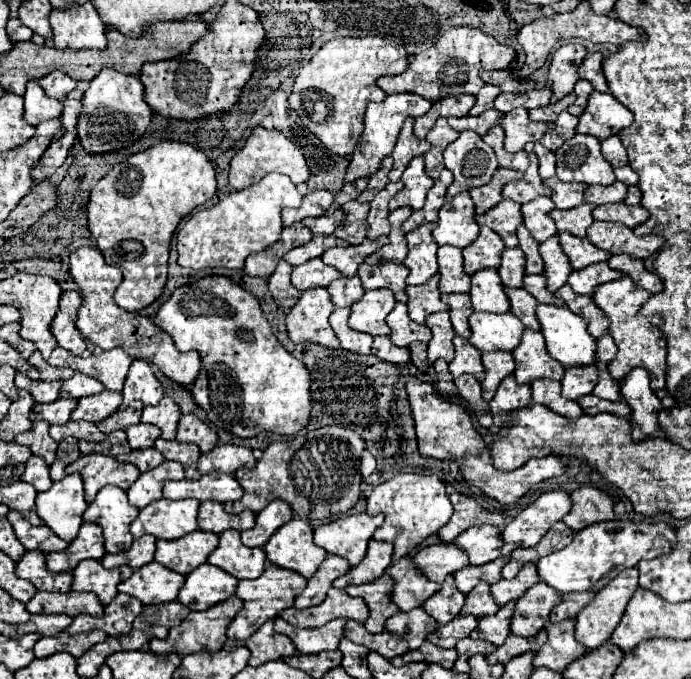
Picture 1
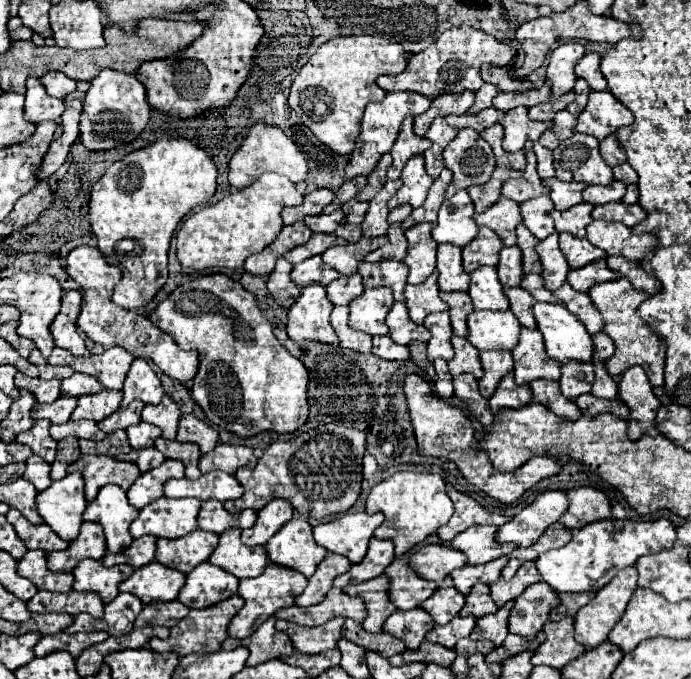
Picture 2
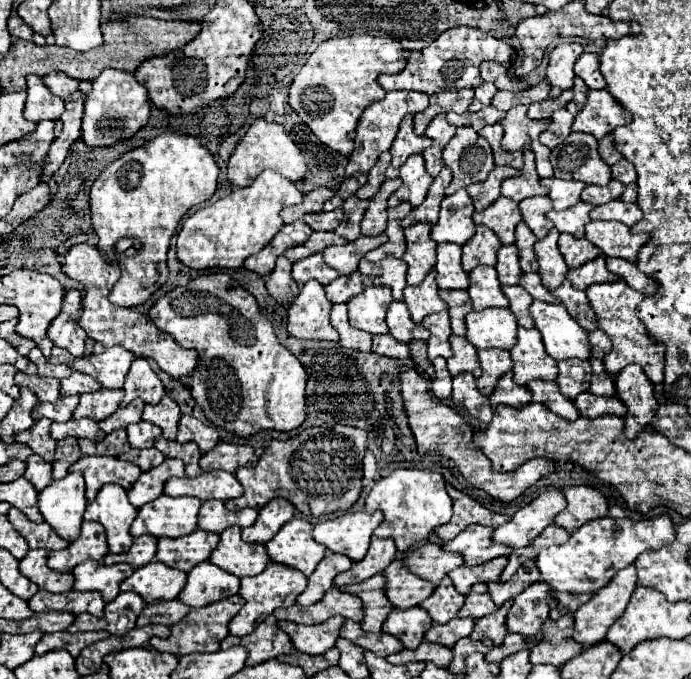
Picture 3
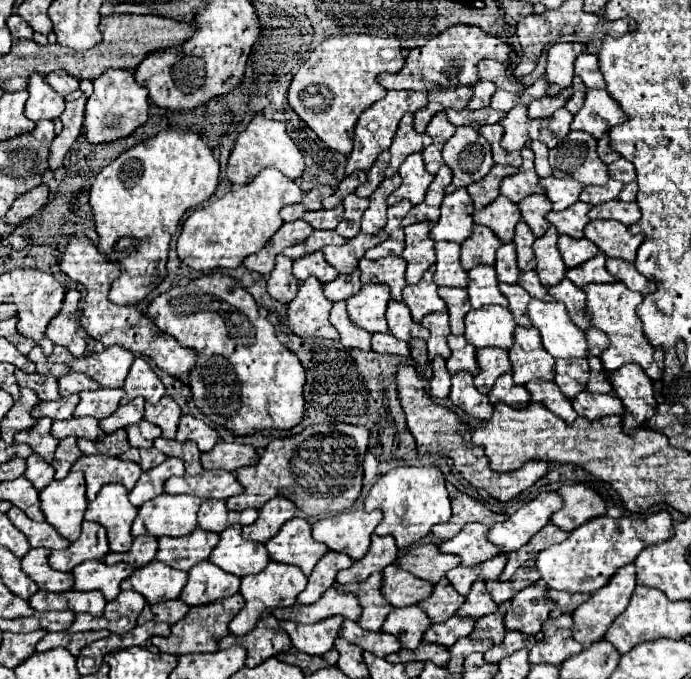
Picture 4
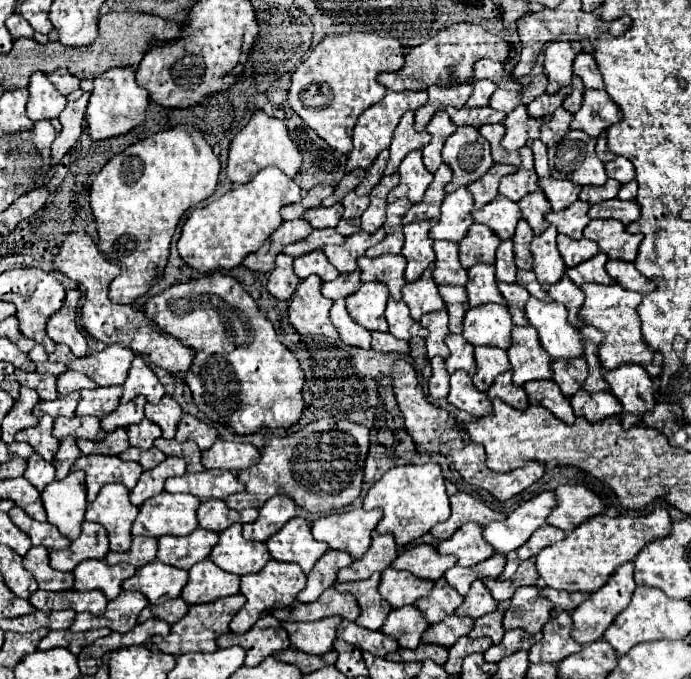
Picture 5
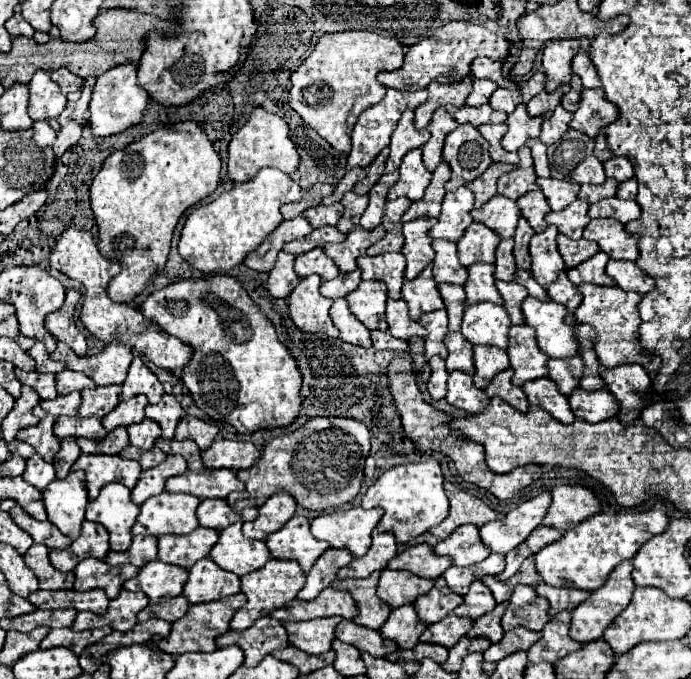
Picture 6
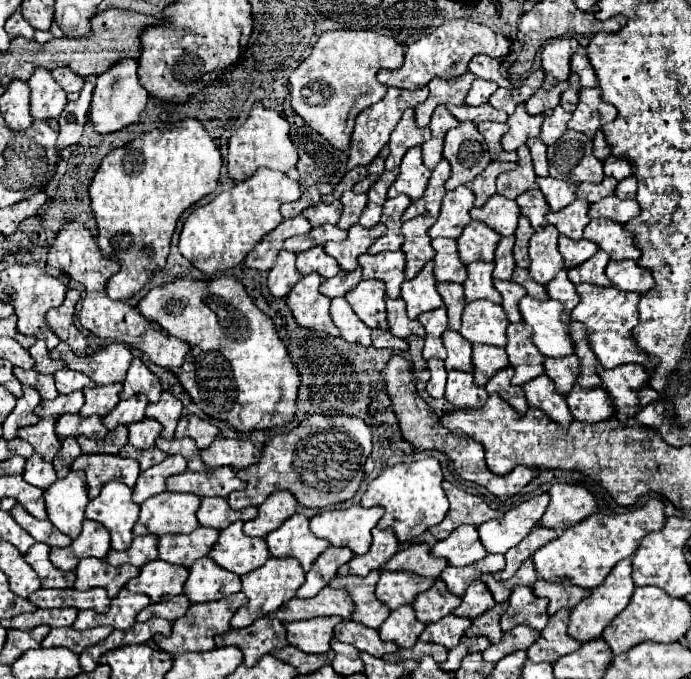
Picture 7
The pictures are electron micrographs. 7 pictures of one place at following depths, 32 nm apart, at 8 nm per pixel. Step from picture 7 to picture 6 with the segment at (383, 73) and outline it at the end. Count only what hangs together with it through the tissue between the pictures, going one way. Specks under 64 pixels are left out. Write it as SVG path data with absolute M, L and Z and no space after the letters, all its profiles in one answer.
M448 22L438 28L430 38L410 46L404 56L404 66L394 72L380 72L378 82L394 90L420 90L430 82L458 82L470 74L470 64L478 56L488 56L492 60L504 60L508 56L510 42L492 34L488 28L472 22Z

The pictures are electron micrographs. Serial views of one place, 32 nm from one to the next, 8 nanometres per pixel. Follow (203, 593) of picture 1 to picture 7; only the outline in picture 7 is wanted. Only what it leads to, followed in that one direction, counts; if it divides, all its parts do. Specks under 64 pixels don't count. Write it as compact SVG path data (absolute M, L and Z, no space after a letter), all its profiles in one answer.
M204 556L190 568L190 576L184 584L184 594L194 604L212 602L240 592L240 576L220 568L212 558Z

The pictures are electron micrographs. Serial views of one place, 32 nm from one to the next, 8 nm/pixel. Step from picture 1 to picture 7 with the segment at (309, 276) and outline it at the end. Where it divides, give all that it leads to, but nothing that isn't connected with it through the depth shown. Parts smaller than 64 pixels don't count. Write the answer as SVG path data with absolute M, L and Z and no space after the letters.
M316 246L316 248L310 248L306 252L300 252L296 256L296 270L306 276L306 274L320 274L322 278L332 278L340 272L340 266L336 260L332 260L332 256L328 256L324 252L322 246Z

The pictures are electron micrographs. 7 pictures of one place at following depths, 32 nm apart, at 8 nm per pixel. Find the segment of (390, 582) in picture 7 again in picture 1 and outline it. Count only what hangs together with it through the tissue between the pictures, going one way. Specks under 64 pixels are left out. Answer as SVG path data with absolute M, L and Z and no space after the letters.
M406 556L400 562L392 564L386 570L386 574L396 580L396 586L394 586L394 592L392 592L392 600L404 612L422 606L424 600L428 600L432 594L436 594L440 590L440 584L428 580L416 568L416 564L412 562L410 556Z

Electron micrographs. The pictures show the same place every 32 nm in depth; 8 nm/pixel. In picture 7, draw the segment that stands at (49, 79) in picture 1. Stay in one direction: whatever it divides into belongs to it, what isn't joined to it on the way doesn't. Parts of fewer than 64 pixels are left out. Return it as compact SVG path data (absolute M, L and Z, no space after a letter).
M56 68L52 70L52 78L64 88L64 92L80 92L84 86L84 80L80 76L76 76L70 68Z

